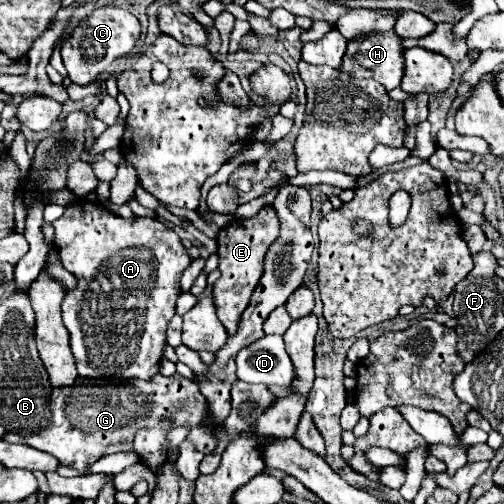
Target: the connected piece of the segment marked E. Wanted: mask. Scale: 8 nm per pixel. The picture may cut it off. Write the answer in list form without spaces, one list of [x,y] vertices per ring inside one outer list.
[[[264,206],[250,220],[238,220],[224,226],[218,234],[218,254],[220,254],[220,272],[222,276],[214,284],[214,306],[220,322],[224,324],[228,336],[234,336],[242,312],[246,310],[250,296],[262,276],[262,254],[272,240],[278,238],[278,216],[272,206]]]

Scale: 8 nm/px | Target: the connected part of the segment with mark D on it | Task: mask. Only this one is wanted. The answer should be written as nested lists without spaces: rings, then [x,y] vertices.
[[[262,336],[240,350],[236,364],[238,380],[248,384],[290,386],[294,380],[294,364],[290,364],[282,336]]]

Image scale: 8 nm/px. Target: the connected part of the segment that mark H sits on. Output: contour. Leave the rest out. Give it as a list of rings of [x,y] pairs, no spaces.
[[[388,30],[388,32],[372,32],[372,34],[366,34],[366,36],[358,36],[356,40],[350,40],[344,62],[342,62],[342,72],[356,76],[356,78],[374,78],[386,90],[398,88],[400,80],[404,76],[402,38],[398,38],[398,34],[394,30]]]

